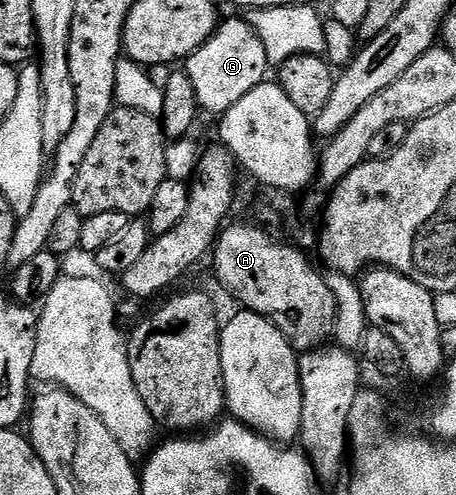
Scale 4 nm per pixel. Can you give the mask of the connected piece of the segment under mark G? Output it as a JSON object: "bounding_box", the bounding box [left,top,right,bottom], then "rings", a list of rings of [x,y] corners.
{"bounding_box":[183,17,270,113],"rings":[[[239,17],[229,19],[226,23],[224,20],[215,34],[195,54],[189,56],[183,69],[191,77],[191,85],[195,85],[198,108],[202,112],[222,113],[242,100],[251,89],[266,82],[265,70],[270,70],[270,67],[263,42],[255,29],[245,17]]]}

